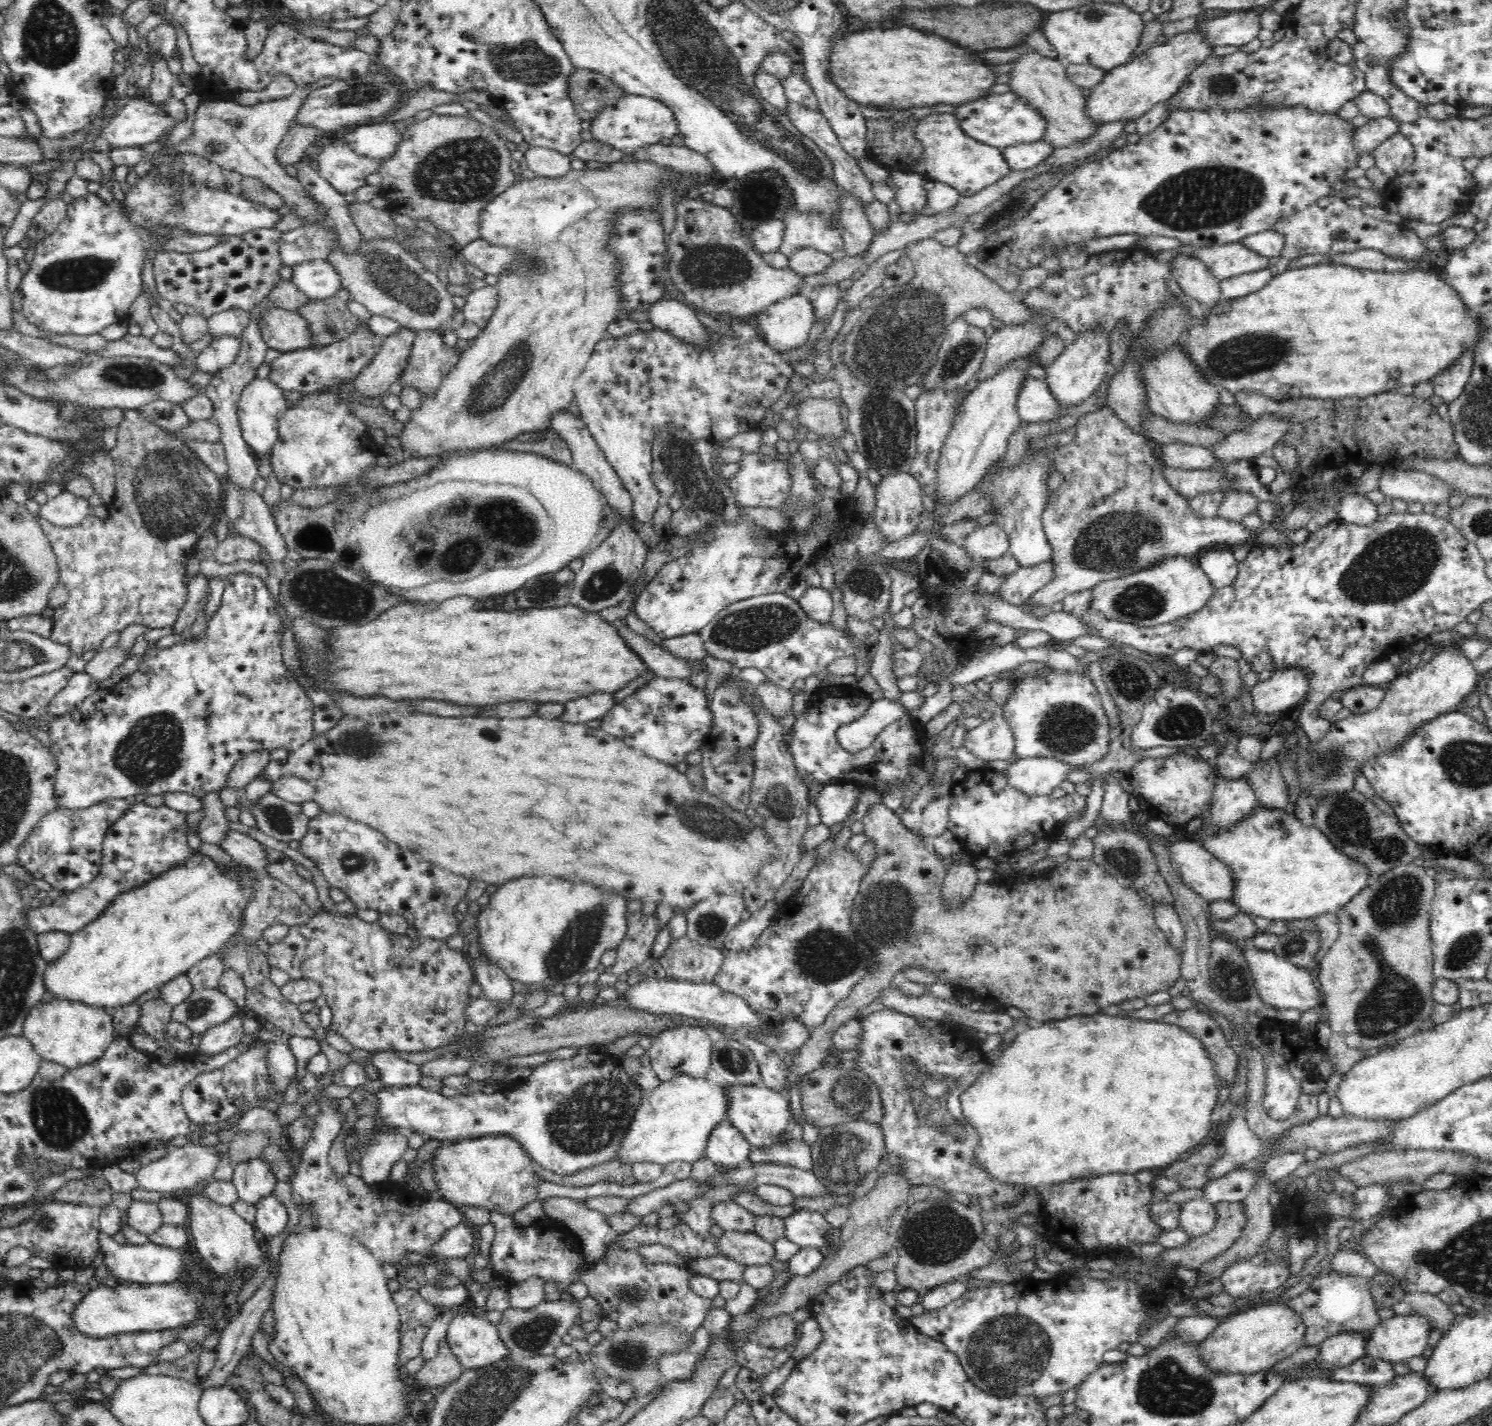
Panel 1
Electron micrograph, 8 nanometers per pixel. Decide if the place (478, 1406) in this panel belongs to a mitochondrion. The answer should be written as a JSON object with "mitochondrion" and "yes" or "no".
{"mitochondrion":"yes"}

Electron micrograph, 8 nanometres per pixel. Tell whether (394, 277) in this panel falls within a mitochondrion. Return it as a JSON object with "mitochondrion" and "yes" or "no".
{"mitochondrion":"yes"}

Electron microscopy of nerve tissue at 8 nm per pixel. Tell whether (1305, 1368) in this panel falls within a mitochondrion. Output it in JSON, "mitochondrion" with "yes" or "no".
{"mitochondrion":"no"}

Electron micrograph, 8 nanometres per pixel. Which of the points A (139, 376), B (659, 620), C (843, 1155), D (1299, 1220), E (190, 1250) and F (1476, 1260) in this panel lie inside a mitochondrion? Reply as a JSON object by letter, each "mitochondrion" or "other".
{"A":"mitochondrion","B":"other","C":"mitochondrion","D":"other","E":"other","F":"mitochondrion"}

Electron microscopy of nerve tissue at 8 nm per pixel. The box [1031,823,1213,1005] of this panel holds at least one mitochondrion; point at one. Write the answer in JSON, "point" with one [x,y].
{"point":[1126,862]}

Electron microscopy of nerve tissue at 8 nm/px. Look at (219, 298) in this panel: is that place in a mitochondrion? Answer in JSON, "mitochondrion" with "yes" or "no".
{"mitochondrion":"no"}

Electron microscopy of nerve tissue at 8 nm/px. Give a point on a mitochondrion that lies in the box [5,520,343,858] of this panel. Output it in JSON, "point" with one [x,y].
{"point":[153,749]}

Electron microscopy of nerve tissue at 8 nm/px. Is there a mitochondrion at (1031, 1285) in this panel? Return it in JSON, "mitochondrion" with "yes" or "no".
{"mitochondrion":"no"}

